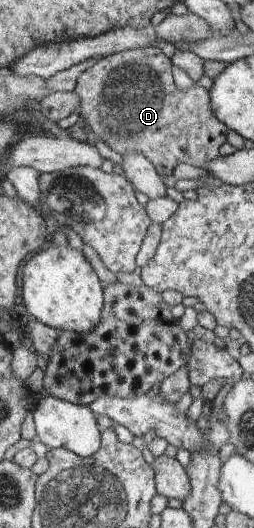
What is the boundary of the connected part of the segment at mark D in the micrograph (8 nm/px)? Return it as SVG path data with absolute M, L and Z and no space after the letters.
M158 46L124 51L105 58L99 58L98 63L86 69L77 80L77 88L75 91L80 97L81 104L79 105L78 114L83 117L82 124L86 127L90 126L96 136L102 138L112 150L119 152L121 155L124 153L132 153L132 149L144 153L150 161L154 162L160 174L172 175L174 167L180 165L180 163L199 167L200 165L204 165L204 161L214 161L216 157L220 155L220 147L226 143L226 137L228 137L228 133L230 133L231 129L227 125L224 125L224 122L221 122L215 113L212 113L210 90L206 90L204 87L200 87L200 85L194 85L192 89L180 89L179 85L175 84L173 69L171 57L168 57Z

